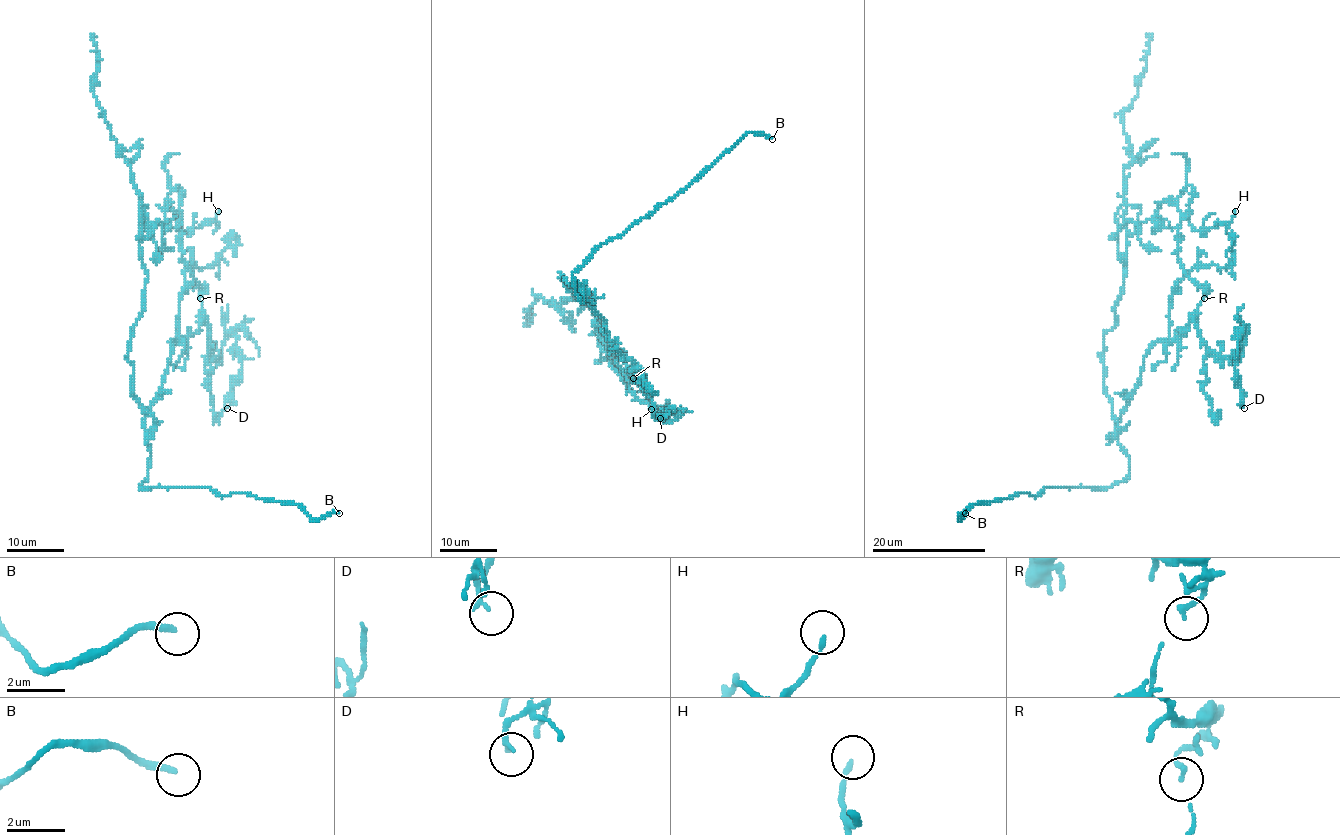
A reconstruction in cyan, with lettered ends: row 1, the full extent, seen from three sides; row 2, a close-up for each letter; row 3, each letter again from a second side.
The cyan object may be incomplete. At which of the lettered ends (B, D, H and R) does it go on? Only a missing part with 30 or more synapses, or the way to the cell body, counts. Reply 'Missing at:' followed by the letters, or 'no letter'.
Missing at: B

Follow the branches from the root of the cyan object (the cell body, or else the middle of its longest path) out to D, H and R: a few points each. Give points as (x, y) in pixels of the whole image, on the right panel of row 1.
D: (1106, 394), (1117, 431), (1148, 349), (1191, 321), (1234, 364), (1244, 334), (1235, 364), (1244, 408)
H: (1106, 394), (1120, 227), (1150, 220), (1163, 201), (1197, 230), (1235, 211)
R: (1106, 394), (1101, 354), (1117, 321), (1123, 224), (1177, 227), (1177, 258), (1204, 298)

